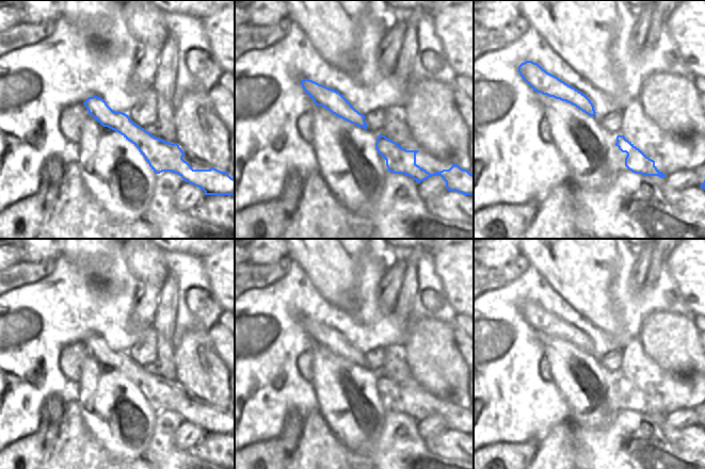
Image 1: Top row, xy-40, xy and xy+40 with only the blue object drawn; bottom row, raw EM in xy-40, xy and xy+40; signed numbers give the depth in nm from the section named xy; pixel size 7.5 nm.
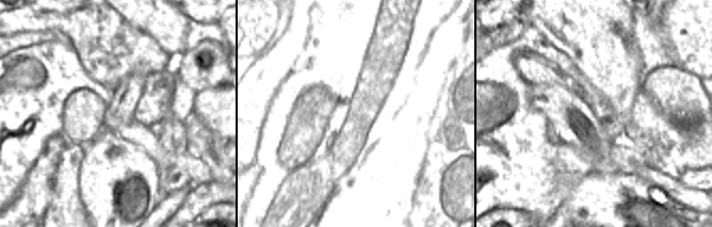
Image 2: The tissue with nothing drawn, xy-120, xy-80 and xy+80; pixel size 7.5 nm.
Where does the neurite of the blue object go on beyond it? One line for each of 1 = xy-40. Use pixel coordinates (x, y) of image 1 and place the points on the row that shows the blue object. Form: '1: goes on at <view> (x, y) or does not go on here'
1: does not go on here

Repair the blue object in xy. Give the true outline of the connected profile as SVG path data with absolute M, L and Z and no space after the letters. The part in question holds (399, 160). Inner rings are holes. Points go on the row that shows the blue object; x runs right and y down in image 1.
M381 134L378 136L375 149L386 160L388 172L404 174L412 177L418 183L432 176L440 176L446 181L448 191L474 196L474 175L467 169L461 168L455 163L452 163L449 169L430 174L416 164L416 153L419 150L406 150L396 142Z

